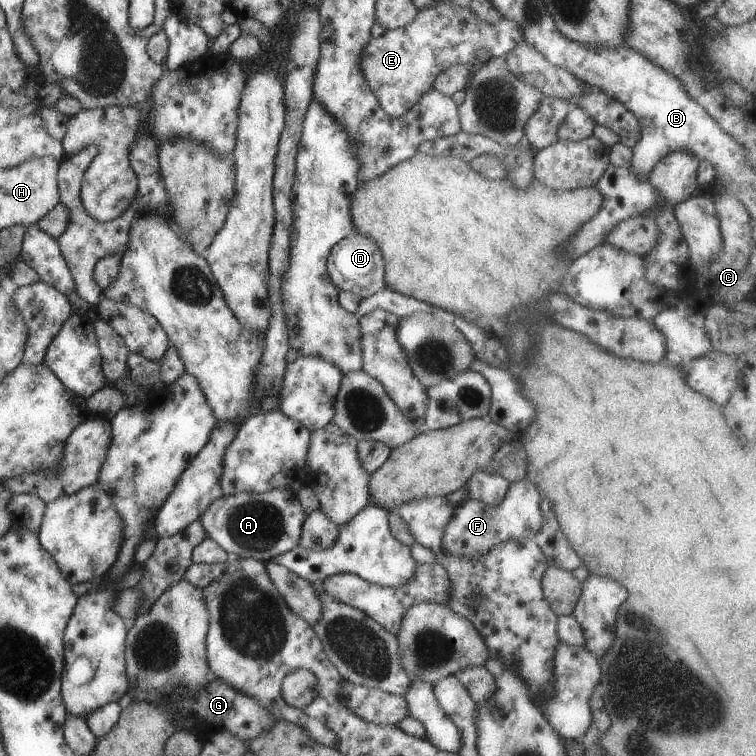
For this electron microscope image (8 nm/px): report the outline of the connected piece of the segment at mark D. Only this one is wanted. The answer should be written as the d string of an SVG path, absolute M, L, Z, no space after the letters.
M352 232L330 249L327 261L328 276L340 291L350 291L365 299L386 286L385 260L381 248L369 236Z

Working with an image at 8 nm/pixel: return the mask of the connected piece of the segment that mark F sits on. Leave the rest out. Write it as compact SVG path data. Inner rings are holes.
M526 478L511 483L503 501L496 506L488 506L476 499L468 499L457 505L454 516L448 521L443 534L443 547L453 555L477 559L498 543L511 540L533 539L542 526L540 510L542 496L537 486Z

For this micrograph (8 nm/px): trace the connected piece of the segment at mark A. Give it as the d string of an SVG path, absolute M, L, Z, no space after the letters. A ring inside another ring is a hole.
M274 489L265 493L222 495L210 504L200 519L207 536L232 557L265 563L299 544L307 515L294 491Z

